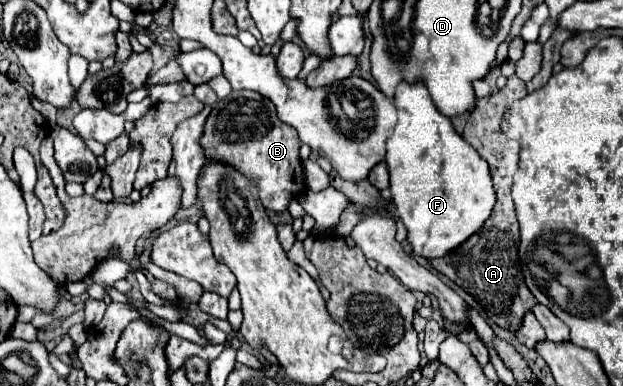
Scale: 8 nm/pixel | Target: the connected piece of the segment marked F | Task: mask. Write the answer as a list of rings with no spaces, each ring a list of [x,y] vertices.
[[[400,82],[394,106],[398,108],[398,124],[390,142],[386,142],[392,202],[408,230],[406,240],[412,246],[412,254],[426,260],[444,258],[490,218],[496,204],[492,176],[484,158],[462,140],[450,118],[438,114],[420,82]]]

